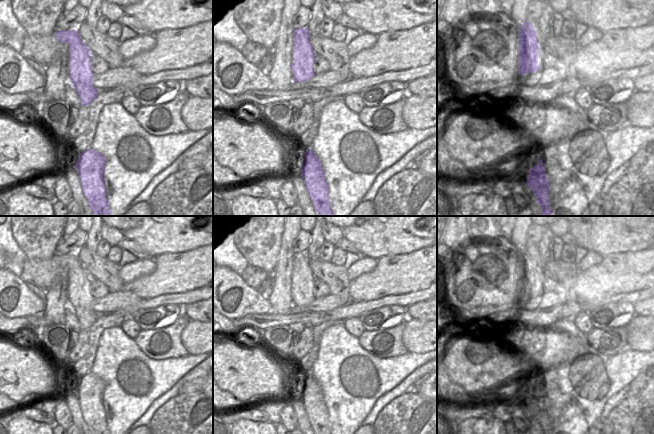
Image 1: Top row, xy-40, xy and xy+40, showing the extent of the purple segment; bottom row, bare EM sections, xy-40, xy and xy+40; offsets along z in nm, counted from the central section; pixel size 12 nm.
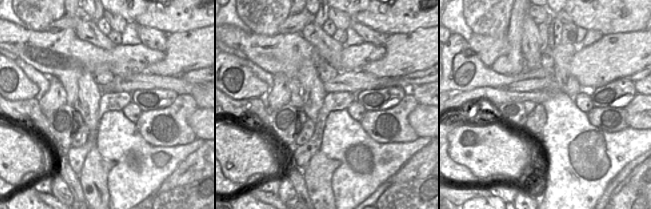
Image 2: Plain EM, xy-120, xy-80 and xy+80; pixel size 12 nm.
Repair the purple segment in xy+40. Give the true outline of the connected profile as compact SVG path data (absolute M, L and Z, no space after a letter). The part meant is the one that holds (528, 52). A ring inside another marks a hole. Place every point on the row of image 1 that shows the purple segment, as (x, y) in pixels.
M524 23L518 30L518 74L539 71L538 42L533 23Z

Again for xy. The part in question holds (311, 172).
M310 150L304 154L301 177L317 216L334 216L330 208L328 185L318 157Z

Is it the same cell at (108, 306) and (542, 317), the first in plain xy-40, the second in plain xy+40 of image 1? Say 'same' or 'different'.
different

